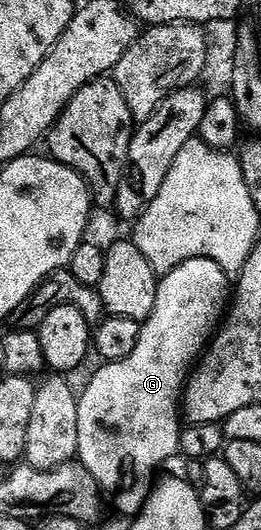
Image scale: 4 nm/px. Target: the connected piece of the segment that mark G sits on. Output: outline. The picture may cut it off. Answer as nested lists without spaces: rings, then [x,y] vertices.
[[[202,256],[187,260],[184,264],[170,269],[159,281],[153,314],[148,320],[142,321],[133,354],[129,354],[129,358],[124,360],[113,360],[99,366],[103,368],[96,370],[95,377],[88,382],[87,389],[78,397],[78,463],[84,464],[89,474],[93,474],[100,489],[108,497],[119,496],[121,507],[138,509],[150,495],[150,489],[156,479],[155,471],[166,460],[173,459],[175,452],[177,456],[180,451],[183,389],[187,387],[188,379],[197,361],[220,327],[229,307],[229,297],[232,292],[232,277],[216,260]]]

